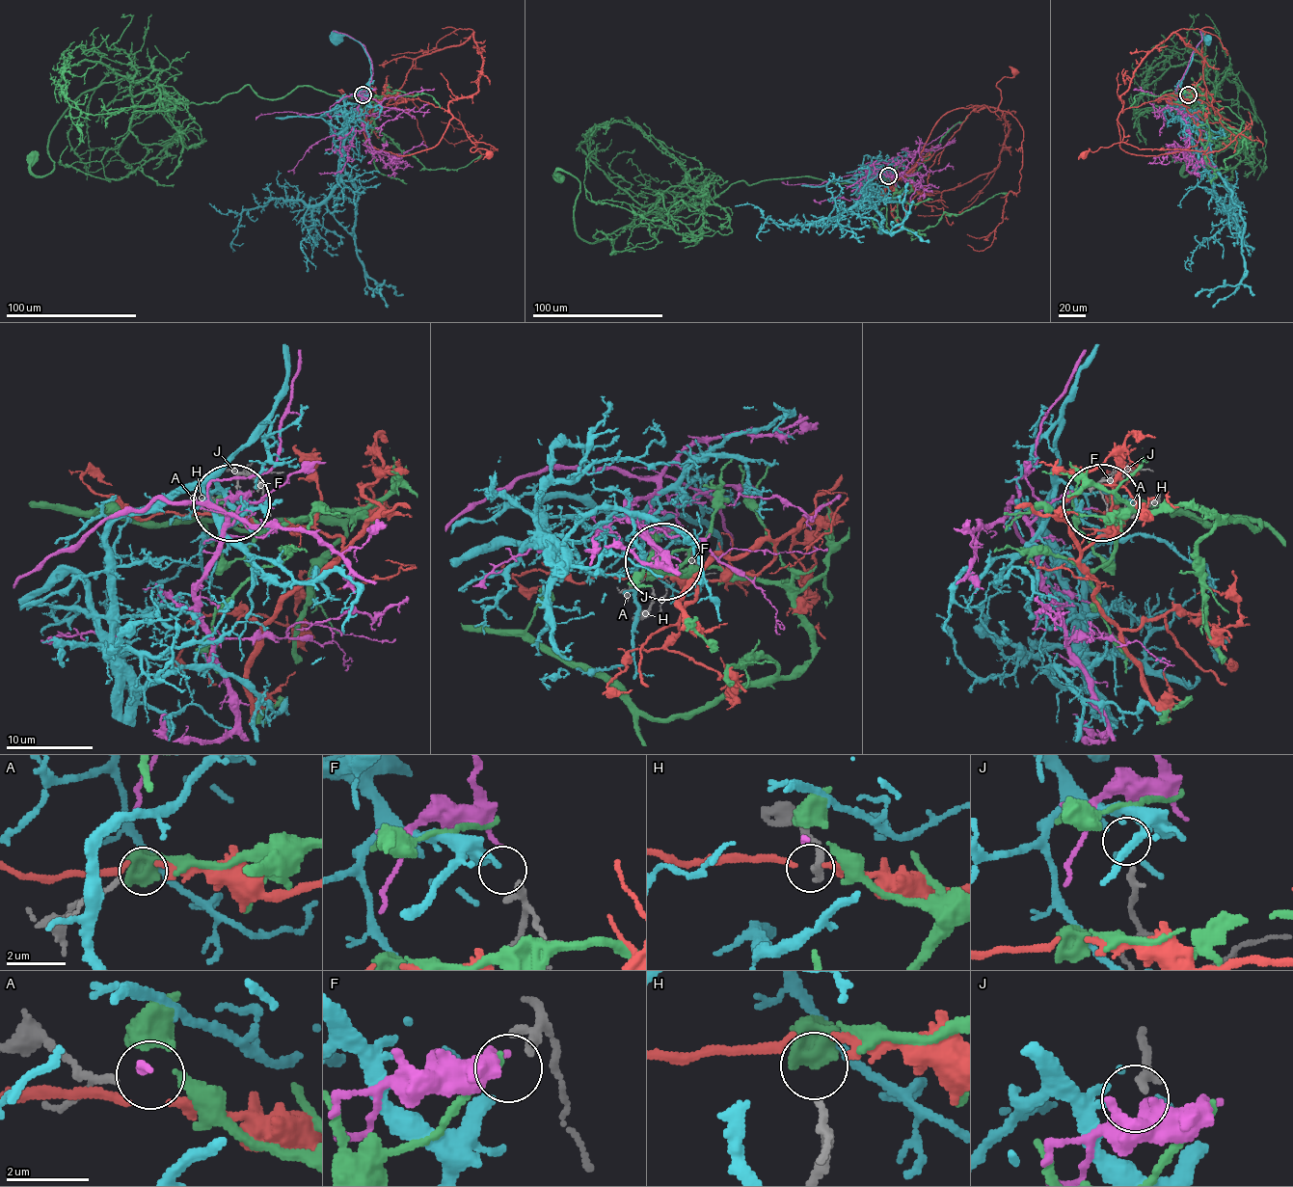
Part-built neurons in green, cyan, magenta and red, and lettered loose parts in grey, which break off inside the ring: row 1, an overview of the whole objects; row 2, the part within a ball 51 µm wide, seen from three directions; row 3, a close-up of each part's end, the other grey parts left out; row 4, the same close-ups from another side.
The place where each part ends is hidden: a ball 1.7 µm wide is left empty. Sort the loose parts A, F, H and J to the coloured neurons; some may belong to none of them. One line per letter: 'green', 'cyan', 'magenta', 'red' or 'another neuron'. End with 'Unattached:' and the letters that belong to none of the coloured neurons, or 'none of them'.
A: another neuron
F: cyan
H: another neuron
J: magenta
Unattached: A, H

